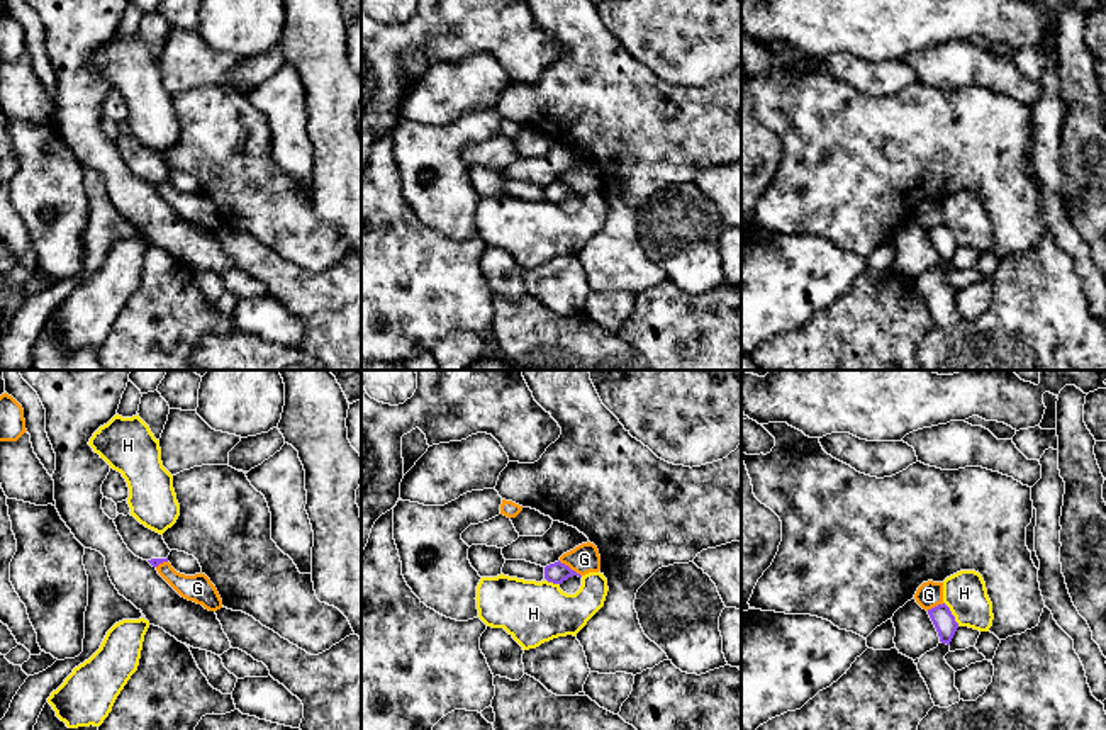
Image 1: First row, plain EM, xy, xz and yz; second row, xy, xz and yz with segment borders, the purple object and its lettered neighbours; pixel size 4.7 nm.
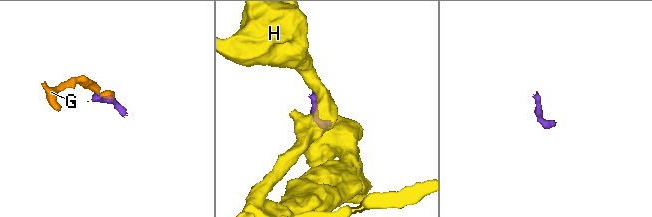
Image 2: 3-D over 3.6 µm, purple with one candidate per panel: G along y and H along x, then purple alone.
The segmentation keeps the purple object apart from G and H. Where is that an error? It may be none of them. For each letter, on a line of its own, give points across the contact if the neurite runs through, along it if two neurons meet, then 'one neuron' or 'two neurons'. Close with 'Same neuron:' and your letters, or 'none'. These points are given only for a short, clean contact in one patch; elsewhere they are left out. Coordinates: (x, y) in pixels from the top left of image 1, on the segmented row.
G: along xz (558, 561), (580, 576) | two neurons
H: two neurons
Same neuron: none

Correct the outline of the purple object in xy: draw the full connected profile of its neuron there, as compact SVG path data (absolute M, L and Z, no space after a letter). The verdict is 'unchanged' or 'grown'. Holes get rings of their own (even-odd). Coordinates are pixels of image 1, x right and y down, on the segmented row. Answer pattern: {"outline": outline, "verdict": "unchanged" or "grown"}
{"outline": "M119 514L114 523L124 543L136 557L148 560L153 567L168 562L171 550L165 543L163 535L146 528L131 514Z", "verdict": "grown"}

